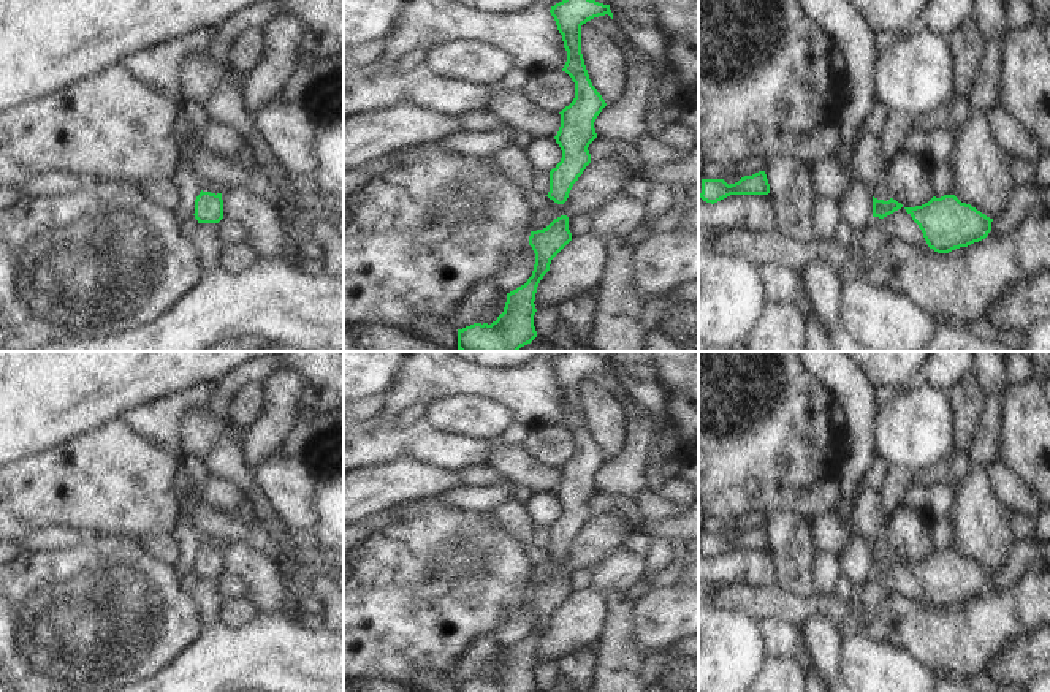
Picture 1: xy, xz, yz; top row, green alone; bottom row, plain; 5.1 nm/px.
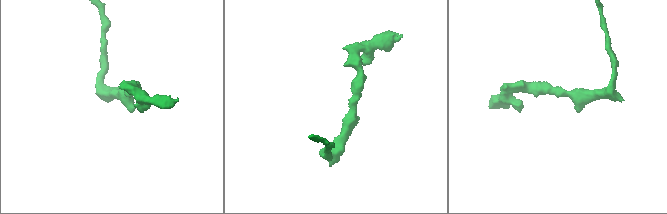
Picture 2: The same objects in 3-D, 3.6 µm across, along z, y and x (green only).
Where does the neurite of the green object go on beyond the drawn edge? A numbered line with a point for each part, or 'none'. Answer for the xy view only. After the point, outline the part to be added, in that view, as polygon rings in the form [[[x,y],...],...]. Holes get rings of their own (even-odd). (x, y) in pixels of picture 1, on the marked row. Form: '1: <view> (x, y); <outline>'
none

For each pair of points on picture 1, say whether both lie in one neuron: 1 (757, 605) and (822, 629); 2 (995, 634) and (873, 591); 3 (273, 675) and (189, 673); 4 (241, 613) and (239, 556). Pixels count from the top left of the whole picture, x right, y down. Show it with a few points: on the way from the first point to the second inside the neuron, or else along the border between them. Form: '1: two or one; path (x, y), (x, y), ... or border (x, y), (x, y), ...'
1: two; border (800, 629), (810, 619), (825, 616), (838, 631)
2: two; border (889, 593), (867, 627)
3: one; path (252, 673), (209, 673)
4: two; border (246, 597), (258, 615)

